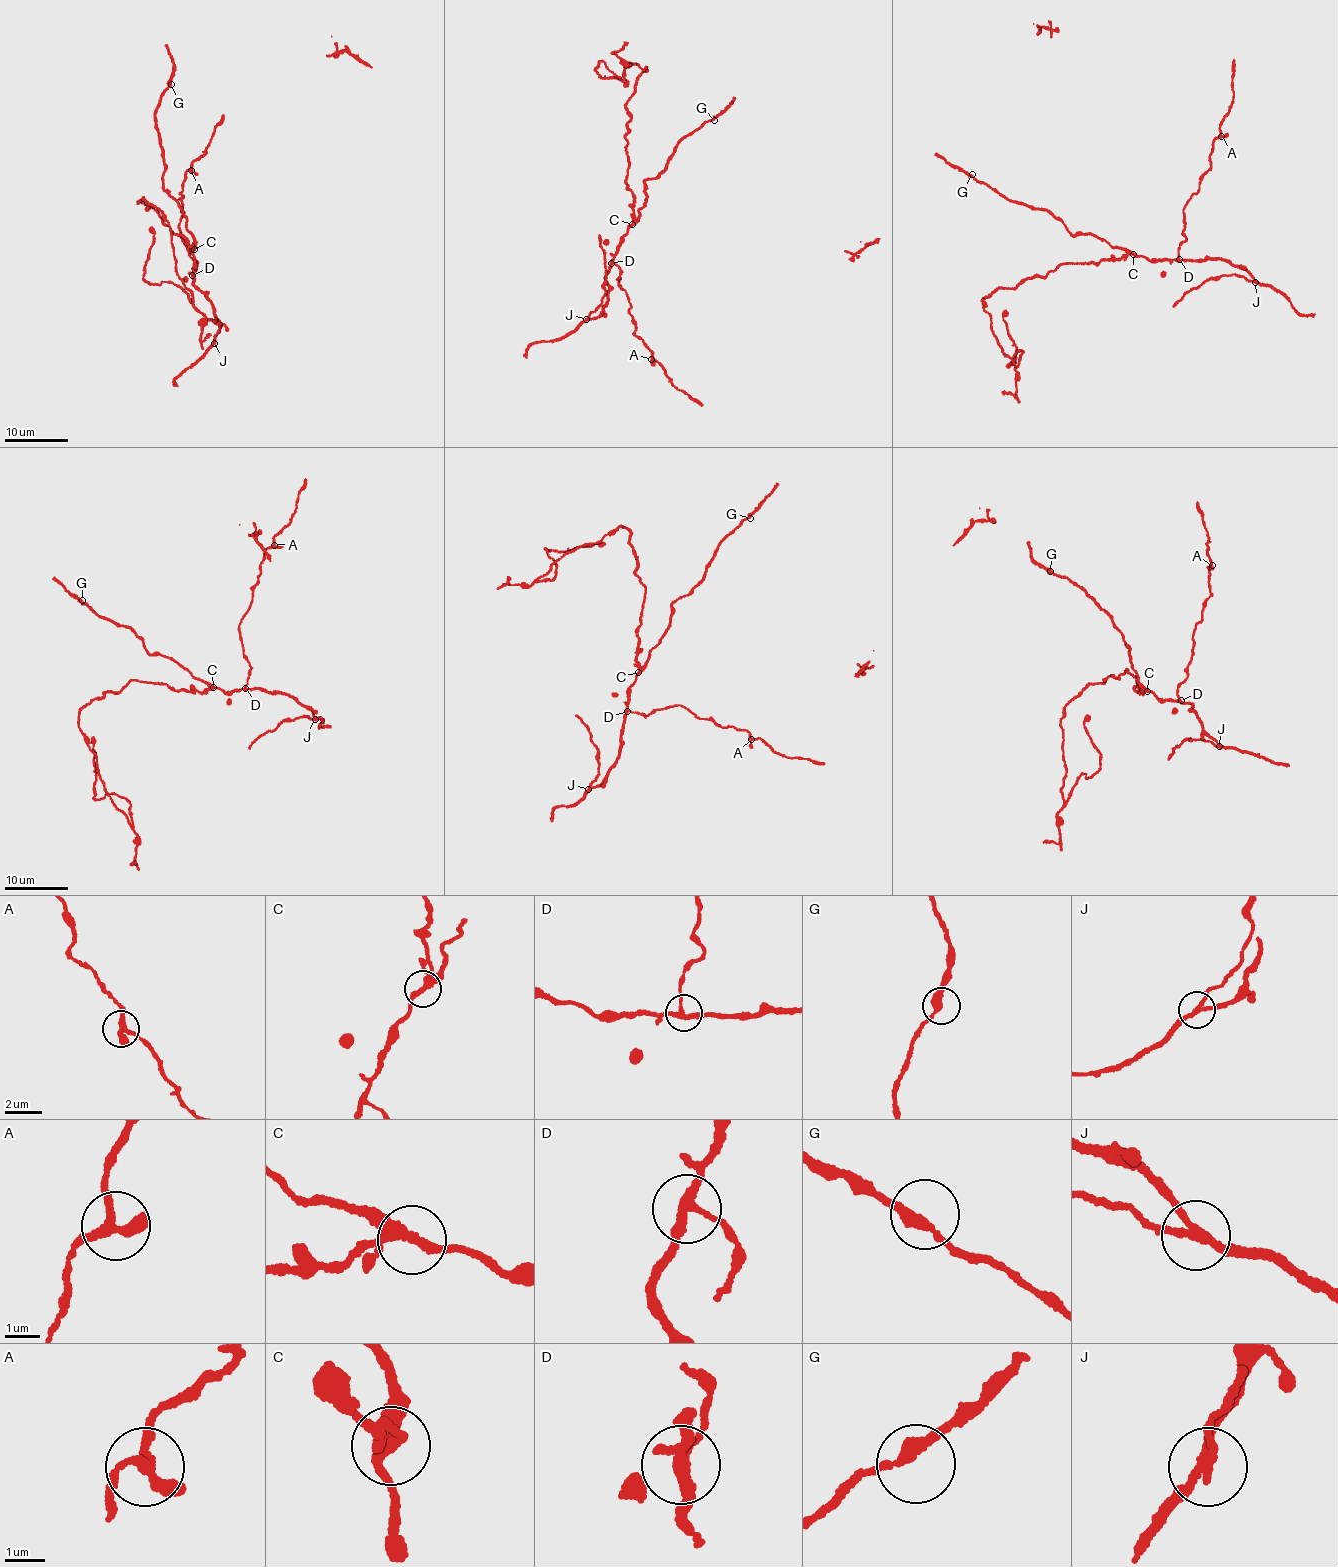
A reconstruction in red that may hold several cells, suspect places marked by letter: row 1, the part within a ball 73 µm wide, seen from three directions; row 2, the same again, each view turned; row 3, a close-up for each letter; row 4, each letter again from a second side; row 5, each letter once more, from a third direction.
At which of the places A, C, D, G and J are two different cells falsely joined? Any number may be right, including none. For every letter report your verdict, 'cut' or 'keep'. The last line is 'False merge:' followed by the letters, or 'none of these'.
A: keep
C: cut
D: keep
G: keep
J: cut
False merge: C, J

